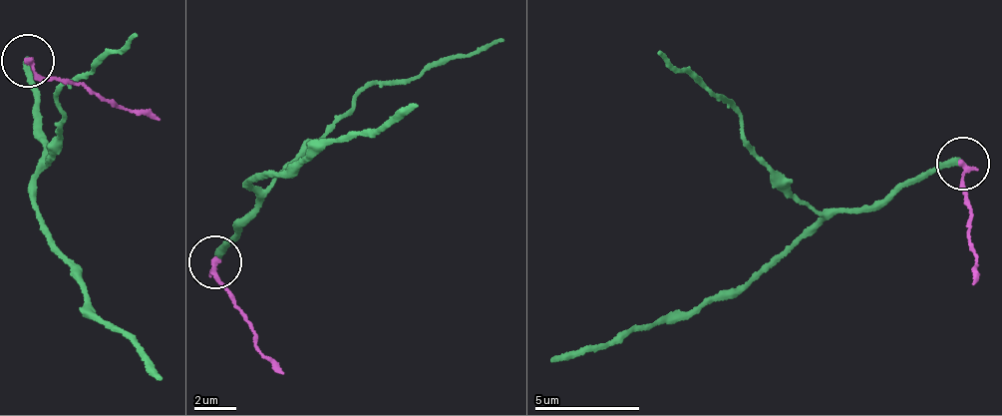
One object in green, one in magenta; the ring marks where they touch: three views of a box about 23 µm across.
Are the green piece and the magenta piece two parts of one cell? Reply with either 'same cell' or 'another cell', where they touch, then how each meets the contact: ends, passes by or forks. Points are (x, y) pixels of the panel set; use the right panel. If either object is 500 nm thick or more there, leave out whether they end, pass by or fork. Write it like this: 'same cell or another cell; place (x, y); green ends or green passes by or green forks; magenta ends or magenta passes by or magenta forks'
another cell; place (963, 163); green ends; magenta ends

